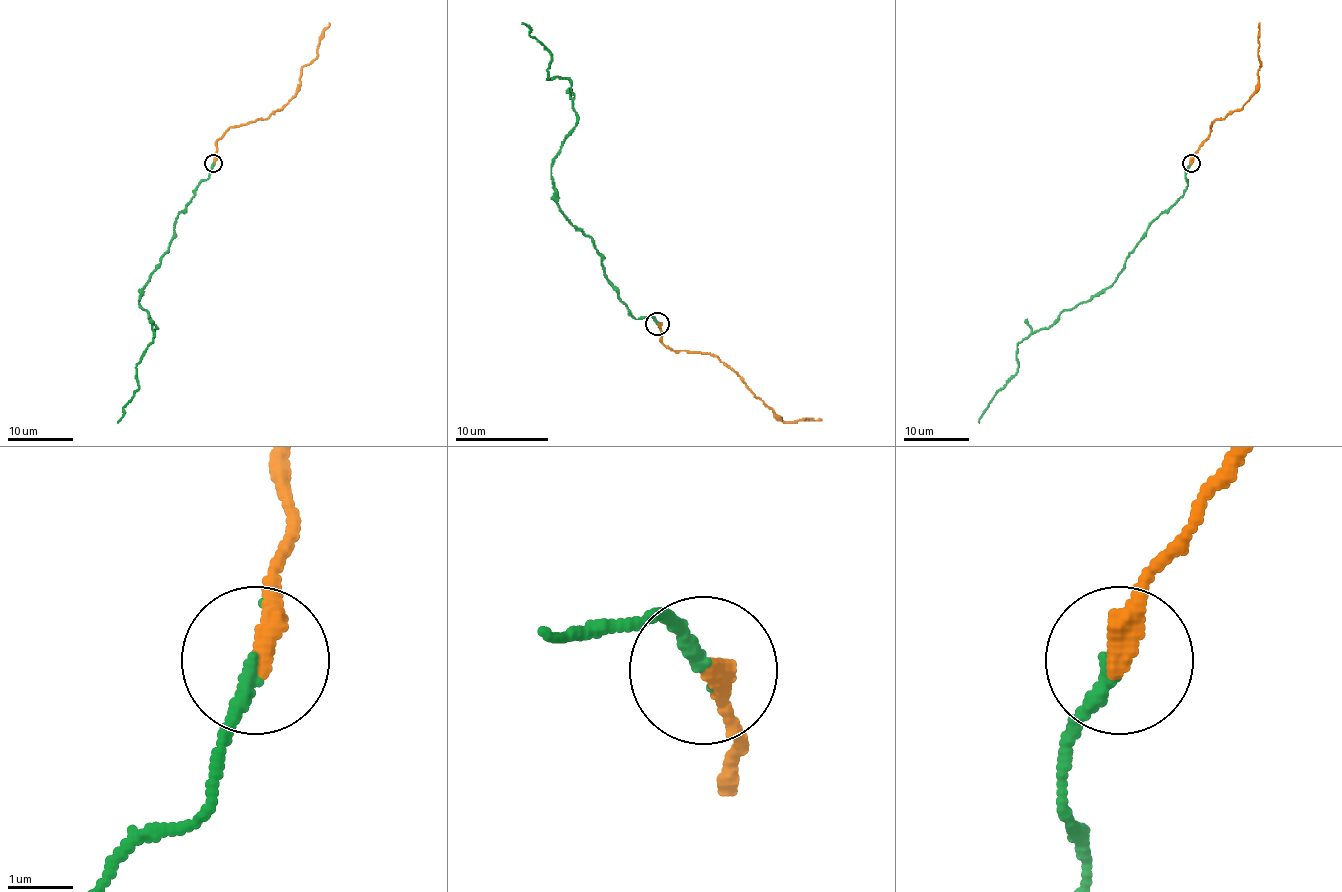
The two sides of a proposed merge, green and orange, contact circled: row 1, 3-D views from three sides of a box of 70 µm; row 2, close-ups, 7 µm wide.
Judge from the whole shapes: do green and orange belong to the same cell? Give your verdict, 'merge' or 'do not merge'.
merge

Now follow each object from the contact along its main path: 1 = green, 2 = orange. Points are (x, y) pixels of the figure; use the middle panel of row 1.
1: (656, 322), (631, 315), (561, 210), (551, 161), (577, 121), (570, 81), (547, 79), (551, 56), (521, 23)
2: (656, 324), (661, 340), (680, 350), (712, 354), (731, 368), (780, 420), (820, 420)

